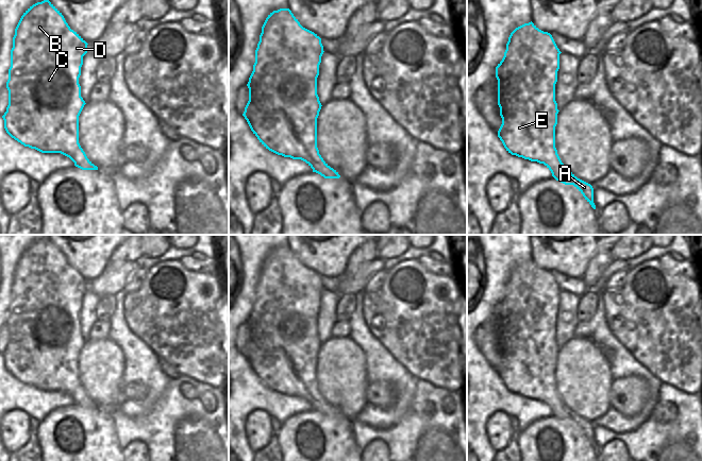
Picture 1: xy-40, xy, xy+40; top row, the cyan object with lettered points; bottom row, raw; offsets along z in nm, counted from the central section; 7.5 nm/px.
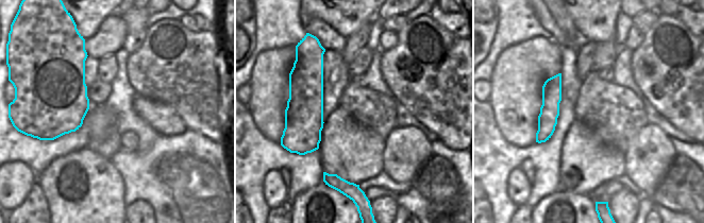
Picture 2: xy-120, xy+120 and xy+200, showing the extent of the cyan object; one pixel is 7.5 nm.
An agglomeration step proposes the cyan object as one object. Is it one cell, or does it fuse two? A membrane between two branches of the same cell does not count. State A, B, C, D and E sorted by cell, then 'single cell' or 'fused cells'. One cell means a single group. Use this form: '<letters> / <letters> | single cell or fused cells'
A B C D E | single cell

